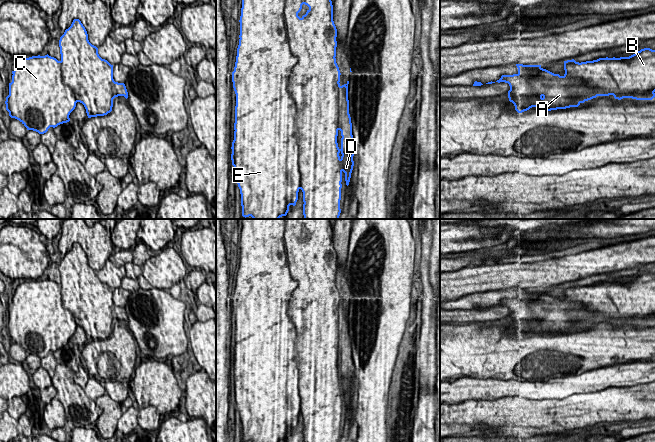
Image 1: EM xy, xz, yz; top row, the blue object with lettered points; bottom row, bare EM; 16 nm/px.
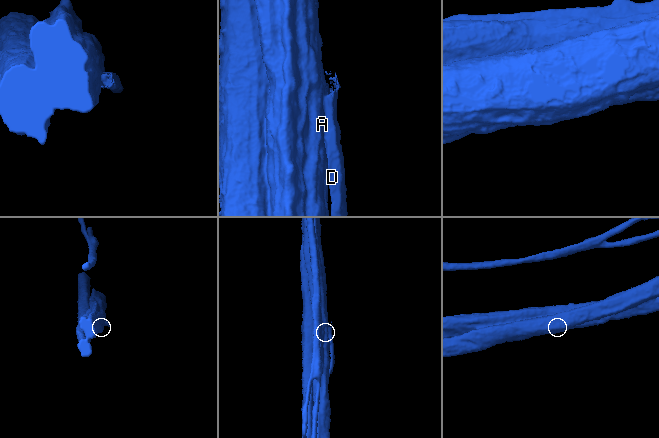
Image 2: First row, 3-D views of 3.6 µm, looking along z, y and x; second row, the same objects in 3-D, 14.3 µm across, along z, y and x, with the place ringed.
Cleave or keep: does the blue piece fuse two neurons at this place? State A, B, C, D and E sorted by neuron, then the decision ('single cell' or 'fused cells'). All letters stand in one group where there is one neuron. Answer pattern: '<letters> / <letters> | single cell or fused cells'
A B C E / D | fused cells

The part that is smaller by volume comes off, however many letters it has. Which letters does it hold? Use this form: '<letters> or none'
D

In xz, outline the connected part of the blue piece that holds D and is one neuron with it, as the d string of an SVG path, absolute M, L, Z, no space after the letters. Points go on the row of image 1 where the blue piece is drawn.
M348 84L338 86L336 90L338 91L338 107L339 107L339 119L338 125L341 131L341 165L343 172L345 173L346 185L349 185L351 173L354 166L353 156L355 154L355 142L352 135L352 123L349 114L349 100L348 100Z

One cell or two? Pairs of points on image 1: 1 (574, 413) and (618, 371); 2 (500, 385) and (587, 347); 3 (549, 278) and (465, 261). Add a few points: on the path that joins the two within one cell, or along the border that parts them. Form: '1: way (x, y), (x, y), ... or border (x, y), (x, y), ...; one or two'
1: border (620, 386), (608, 386), (597, 391), (574, 394); two
2: border (489, 378), (524, 379); two
3: border (482, 264), (462, 267), (459, 270); two

